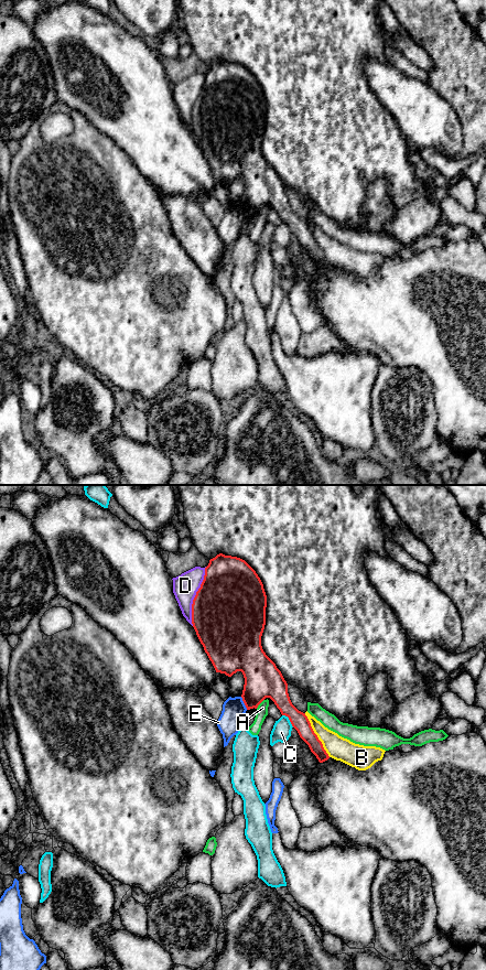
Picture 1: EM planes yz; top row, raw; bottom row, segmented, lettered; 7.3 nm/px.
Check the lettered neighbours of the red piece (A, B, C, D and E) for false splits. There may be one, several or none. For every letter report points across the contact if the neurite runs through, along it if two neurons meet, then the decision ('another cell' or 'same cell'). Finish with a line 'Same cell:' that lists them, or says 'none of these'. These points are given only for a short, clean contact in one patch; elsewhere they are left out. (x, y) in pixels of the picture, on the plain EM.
A: another cell
B: another cell
C: border along yz (282, 221), (288, 224), (293, 233); another cell
D: another cell
E: border along yz (240, 203), (247, 215); another cell
Same cell: none of these

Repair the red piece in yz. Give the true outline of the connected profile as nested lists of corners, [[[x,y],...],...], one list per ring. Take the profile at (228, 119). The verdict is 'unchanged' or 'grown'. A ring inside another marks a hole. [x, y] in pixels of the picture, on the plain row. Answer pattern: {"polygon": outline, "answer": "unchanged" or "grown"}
{"polygon": [[[219,60],[205,74],[204,86],[192,110],[192,130],[216,179],[228,183],[237,177],[242,179],[245,191],[241,204],[247,216],[257,215],[266,204],[270,204],[281,220],[289,224],[318,268],[323,269],[330,265],[328,260],[305,219],[292,211],[287,187],[262,155],[266,114],[267,101],[256,77],[240,64]]], "answer": "unchanged"}

